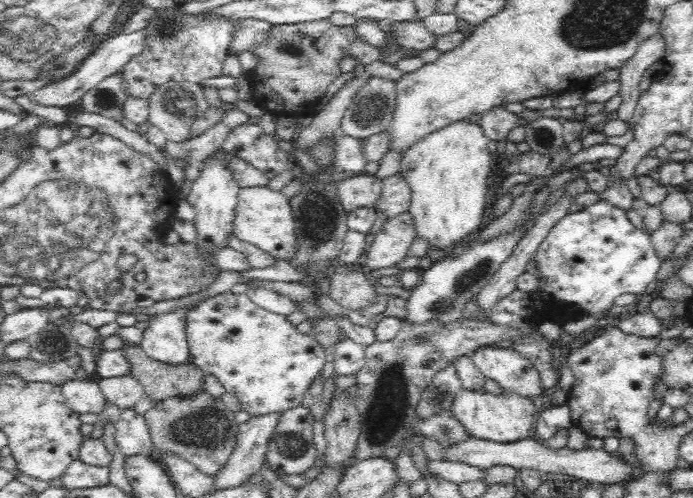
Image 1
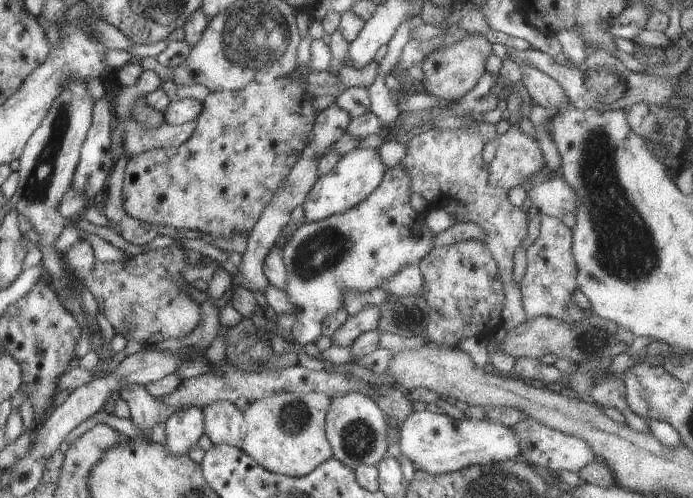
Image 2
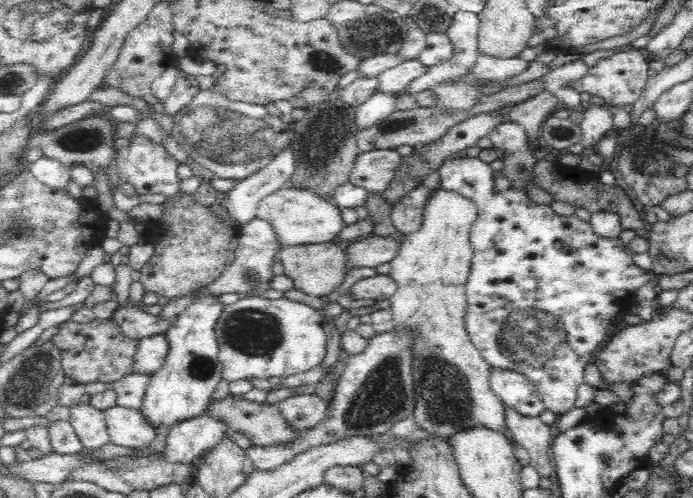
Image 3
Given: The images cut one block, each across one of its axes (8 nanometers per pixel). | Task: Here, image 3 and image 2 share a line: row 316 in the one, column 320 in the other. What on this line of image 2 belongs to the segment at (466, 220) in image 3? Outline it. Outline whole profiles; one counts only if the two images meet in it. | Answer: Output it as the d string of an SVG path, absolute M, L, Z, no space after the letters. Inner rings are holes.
M285 392L267 395L251 401L247 405L247 409L242 412L244 433L237 446L270 473L279 473L290 477L306 475L316 466L332 457L332 448L324 431L324 420L329 401L330 397L323 393L305 393L295 396Z

